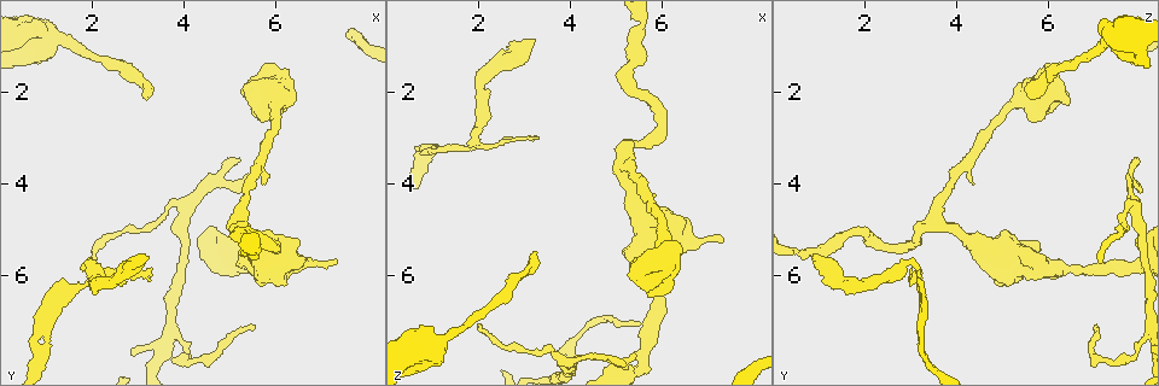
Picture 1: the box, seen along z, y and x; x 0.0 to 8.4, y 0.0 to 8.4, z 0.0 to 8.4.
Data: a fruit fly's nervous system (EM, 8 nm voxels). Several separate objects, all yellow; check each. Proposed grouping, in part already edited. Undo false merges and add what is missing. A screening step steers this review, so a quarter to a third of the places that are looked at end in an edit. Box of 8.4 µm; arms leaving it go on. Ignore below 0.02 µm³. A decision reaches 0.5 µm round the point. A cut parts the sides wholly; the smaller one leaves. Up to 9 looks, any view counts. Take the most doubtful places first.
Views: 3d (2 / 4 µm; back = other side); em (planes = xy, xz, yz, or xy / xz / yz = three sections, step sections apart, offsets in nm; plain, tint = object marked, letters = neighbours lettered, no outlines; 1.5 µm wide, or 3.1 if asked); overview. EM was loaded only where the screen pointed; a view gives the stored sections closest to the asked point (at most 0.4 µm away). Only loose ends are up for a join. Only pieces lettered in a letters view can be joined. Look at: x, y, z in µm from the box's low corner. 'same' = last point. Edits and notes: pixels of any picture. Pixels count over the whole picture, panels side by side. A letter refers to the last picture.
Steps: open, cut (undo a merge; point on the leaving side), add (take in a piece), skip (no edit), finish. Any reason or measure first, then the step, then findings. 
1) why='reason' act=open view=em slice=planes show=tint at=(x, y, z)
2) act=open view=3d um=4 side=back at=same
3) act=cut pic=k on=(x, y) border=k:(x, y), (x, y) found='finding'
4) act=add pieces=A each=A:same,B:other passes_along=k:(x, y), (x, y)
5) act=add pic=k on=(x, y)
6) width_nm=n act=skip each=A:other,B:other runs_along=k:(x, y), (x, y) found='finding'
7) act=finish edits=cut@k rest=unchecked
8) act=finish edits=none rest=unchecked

why='branch stops here' act=open view=em slice=planes show=letters at=(3.15, 5.60, 0.85)

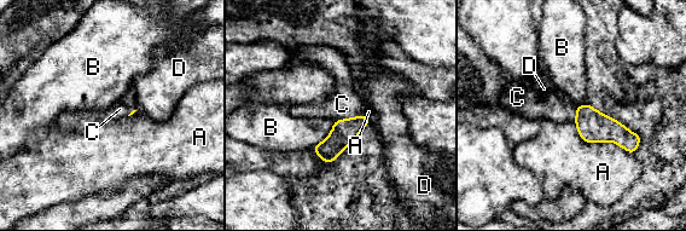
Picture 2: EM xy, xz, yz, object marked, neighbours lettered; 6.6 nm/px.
act=add pic=2 on=(346, 103) each=A:other,B:other,C:same,D:other passes_along=2:(344, 132), (348, 119), (346, 103) found='it goes on there'

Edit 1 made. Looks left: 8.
act=open view=overview

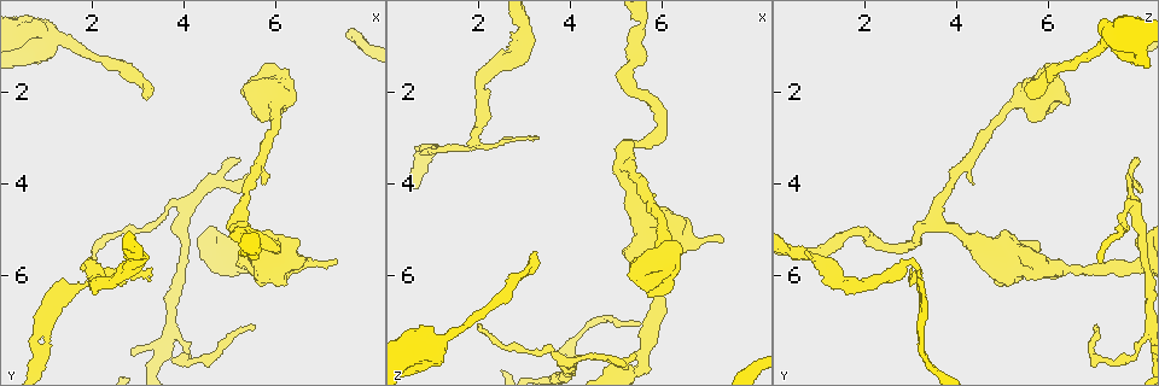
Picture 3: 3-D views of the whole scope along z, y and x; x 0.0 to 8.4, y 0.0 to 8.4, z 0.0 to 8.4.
why='branch stops here' act=open view=em slice=planes show=tint at=(7.25, 5.70, 5.10)

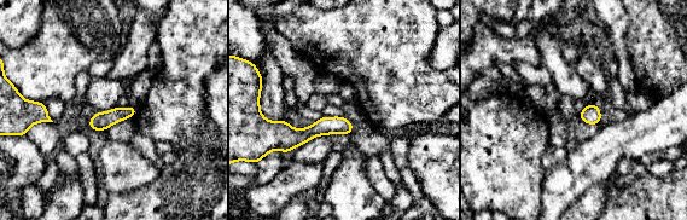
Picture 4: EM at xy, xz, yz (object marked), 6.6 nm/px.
why='what lies round it' act=open view=em slice=planes show=letters at=same

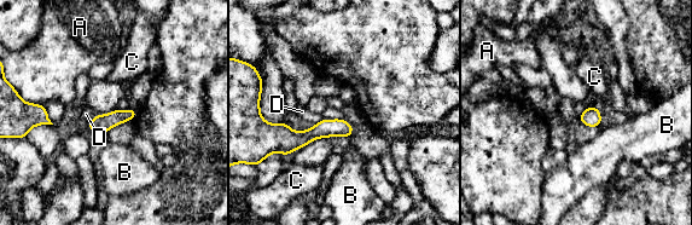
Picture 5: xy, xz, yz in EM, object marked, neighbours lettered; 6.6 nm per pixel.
act=skip each=A:other,B:other,C:other,D:other border=5:(98, 114), (91, 120), (87, 128) found='no lettered piece goes on from it'

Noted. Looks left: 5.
why='branch stops here' act=open view=em slice=planes show=letters at=(5.25, 3.50, 7.90)

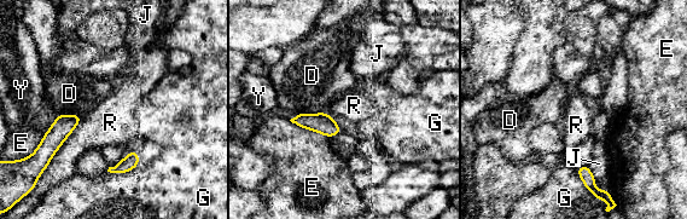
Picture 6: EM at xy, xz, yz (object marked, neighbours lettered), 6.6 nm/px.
act=skip each=D:other,E:other,G:other,J:other,R:other,Y:other border=6:(83, 116), (50, 160) found='no lettered piece goes on from it'

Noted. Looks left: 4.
why='abrupt turn' act=open view=em slice=planes show=letters at=(5.20, 5.05, 1.90)

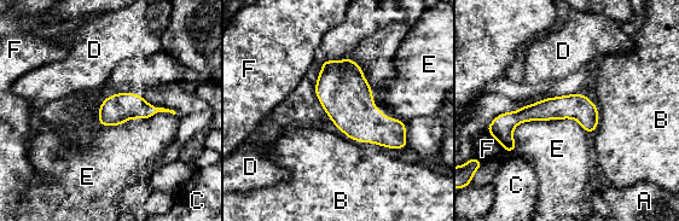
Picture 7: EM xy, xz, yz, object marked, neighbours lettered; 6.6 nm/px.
width_nm=170 act=skip each=A:other,B:other,C:other,D:other,E:other,F:other border=7:(587, 133), (546, 118), (511, 137) found='one neuron here'

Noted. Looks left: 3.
act=finish edits=add@2 rest=unchecked

